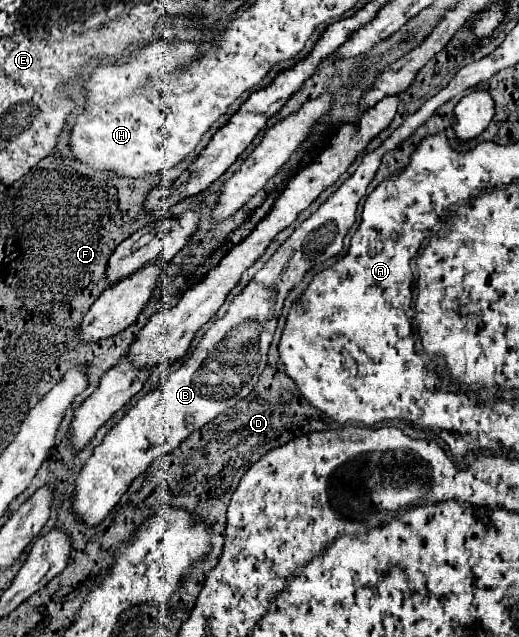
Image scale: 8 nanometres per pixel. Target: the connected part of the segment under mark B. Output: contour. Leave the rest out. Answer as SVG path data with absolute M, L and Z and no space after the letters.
M376 150L368 152L356 172L326 202L322 202L322 206L276 250L266 266L256 272L248 286L232 300L224 318L218 318L206 330L192 356L184 360L184 364L172 372L166 382L142 396L136 406L132 406L124 418L112 426L102 444L94 448L94 454L88 458L76 480L74 494L74 510L86 524L94 526L102 522L128 490L130 482L140 476L152 460L178 448L194 430L202 428L254 390L266 366L268 348L286 294L298 286L306 270L340 254L342 240L356 220L358 202L366 194L378 166L380 160L376 160Z

